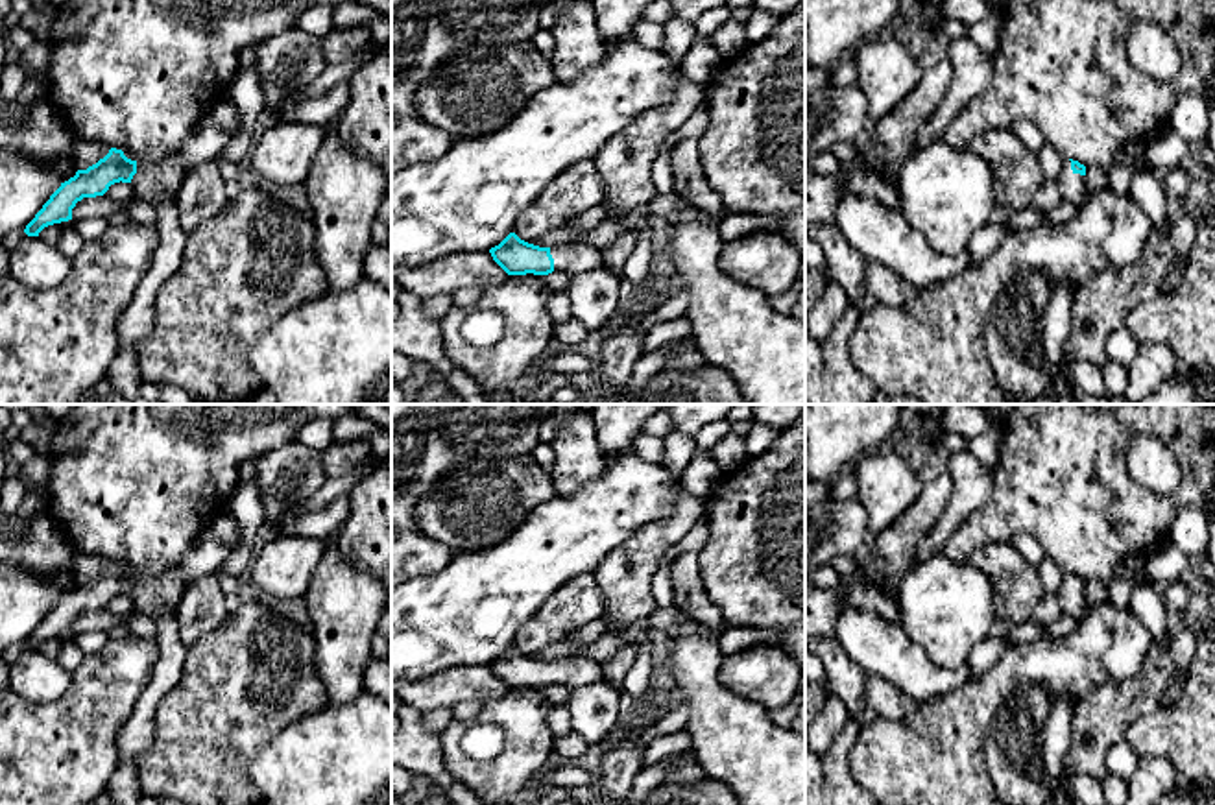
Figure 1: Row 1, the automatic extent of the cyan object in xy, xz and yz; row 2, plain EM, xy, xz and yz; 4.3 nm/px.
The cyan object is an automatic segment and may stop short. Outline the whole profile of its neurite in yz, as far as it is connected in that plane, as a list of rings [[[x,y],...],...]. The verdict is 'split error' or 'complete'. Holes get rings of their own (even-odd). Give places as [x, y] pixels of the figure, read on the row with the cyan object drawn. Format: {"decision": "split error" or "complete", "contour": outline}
{"decision": "split error", "contour": [[[1064,161],[1062,174],[1056,179],[1062,198],[1082,205],[1086,199],[1086,166],[1078,161]]]}

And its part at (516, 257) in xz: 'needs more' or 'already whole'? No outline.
needs more

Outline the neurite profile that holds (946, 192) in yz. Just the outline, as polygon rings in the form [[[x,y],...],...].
[[[944,138],[903,162],[896,188],[901,216],[945,257],[966,251],[973,233],[990,223],[997,207],[992,164]]]

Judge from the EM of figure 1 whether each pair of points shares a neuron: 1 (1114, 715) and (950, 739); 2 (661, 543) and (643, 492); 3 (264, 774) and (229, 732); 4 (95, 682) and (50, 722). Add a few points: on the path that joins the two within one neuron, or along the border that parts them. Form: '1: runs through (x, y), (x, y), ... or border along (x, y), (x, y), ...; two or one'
1: border along (1110, 680), (1084, 693), (1073, 704); two
2: border along (684, 493), (669, 516), (639, 527), (617, 545); two
3: border along (283, 728), (250, 759), (248, 776), (253, 785); two
4: runs through (84, 693), (61, 713); one

